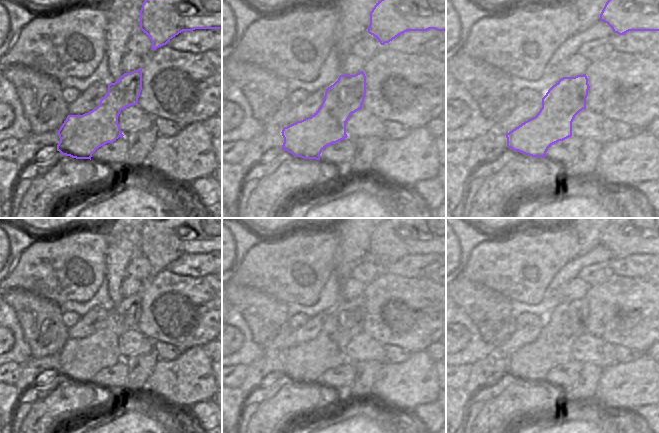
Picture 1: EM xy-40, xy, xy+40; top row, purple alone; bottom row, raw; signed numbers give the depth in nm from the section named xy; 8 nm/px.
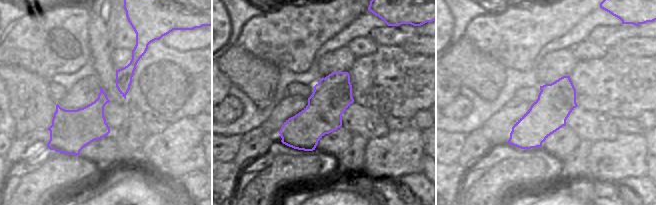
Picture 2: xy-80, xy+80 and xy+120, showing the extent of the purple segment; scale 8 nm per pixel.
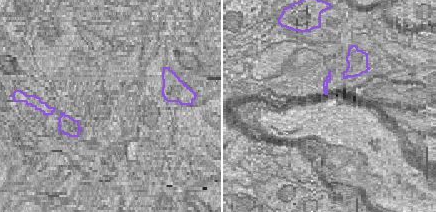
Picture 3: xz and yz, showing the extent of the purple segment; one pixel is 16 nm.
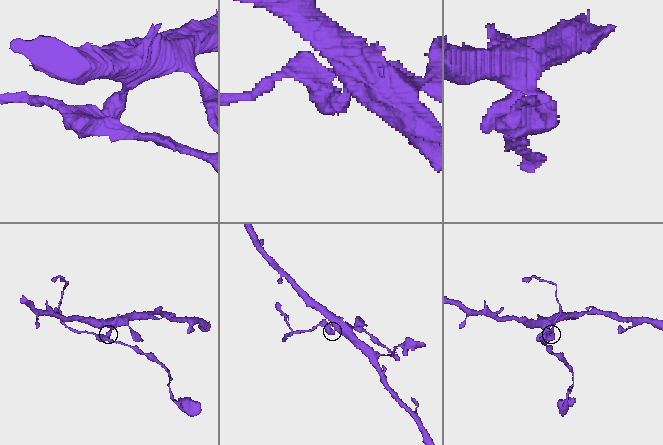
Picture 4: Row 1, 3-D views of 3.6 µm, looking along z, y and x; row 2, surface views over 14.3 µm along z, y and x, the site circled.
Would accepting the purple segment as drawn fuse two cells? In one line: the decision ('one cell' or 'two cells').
two cells

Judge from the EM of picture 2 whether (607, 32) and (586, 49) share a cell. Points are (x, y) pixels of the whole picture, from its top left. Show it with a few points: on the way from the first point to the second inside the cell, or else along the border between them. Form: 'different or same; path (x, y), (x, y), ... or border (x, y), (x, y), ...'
different; border (588, 39), (605, 48)

